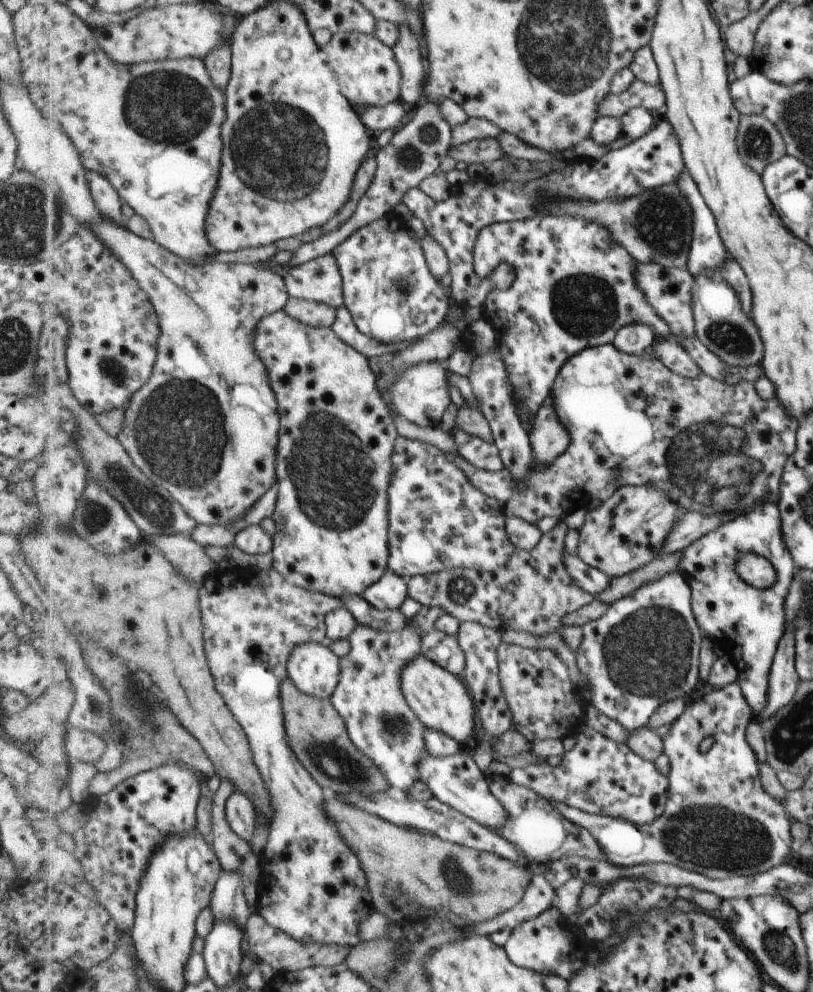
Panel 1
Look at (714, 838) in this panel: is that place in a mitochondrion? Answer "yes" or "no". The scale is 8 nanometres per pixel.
yes

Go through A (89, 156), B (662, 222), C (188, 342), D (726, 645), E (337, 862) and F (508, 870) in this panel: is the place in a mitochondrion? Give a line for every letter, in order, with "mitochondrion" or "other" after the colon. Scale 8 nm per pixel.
A: other
B: mitochondrion
C: other
D: other
E: other
F: other

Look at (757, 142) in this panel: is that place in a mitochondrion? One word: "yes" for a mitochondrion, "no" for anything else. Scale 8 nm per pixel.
yes

